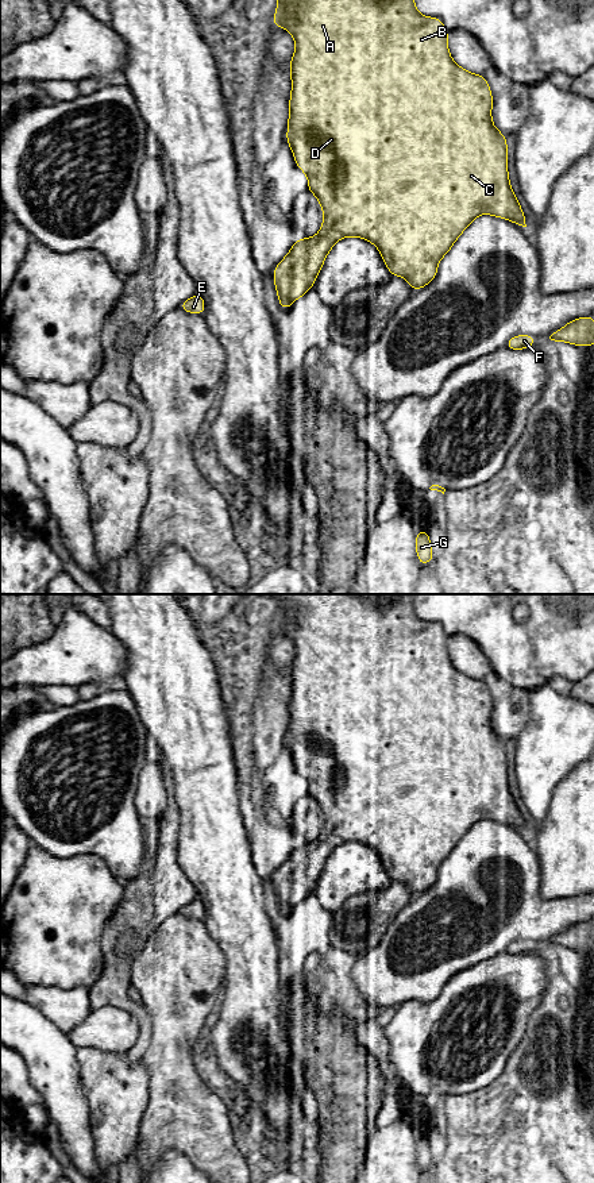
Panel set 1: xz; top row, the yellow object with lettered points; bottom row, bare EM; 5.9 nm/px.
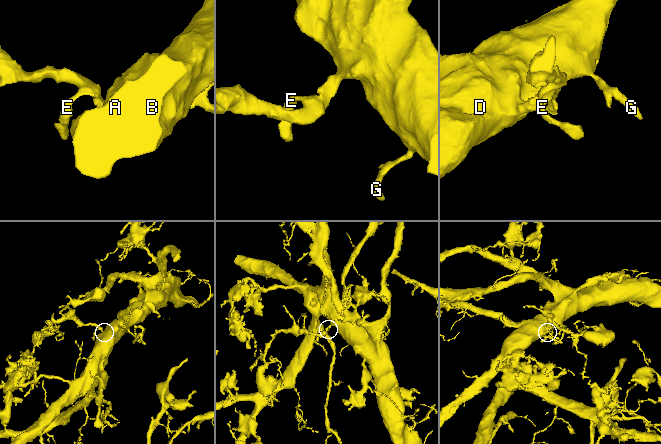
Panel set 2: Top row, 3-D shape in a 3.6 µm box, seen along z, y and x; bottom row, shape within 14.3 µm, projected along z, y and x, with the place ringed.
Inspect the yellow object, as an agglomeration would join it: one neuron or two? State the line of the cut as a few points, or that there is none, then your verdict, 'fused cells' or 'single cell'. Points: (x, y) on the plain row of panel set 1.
no cut; single cell

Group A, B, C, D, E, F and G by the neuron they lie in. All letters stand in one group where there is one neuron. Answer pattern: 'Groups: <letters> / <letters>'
Groups: A B C D E F G

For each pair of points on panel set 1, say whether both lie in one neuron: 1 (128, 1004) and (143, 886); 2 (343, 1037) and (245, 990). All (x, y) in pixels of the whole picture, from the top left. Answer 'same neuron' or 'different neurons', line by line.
1: same neuron
2: different neurons

